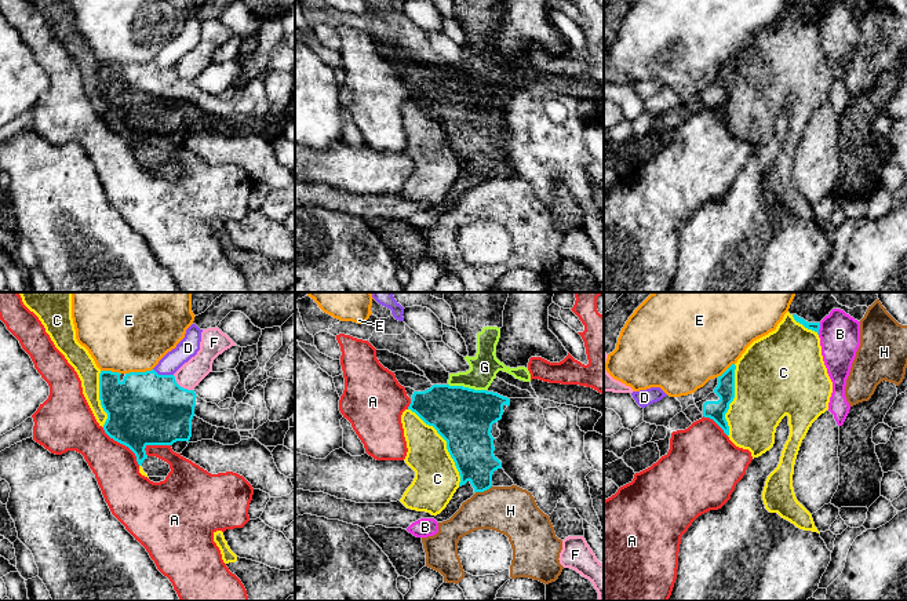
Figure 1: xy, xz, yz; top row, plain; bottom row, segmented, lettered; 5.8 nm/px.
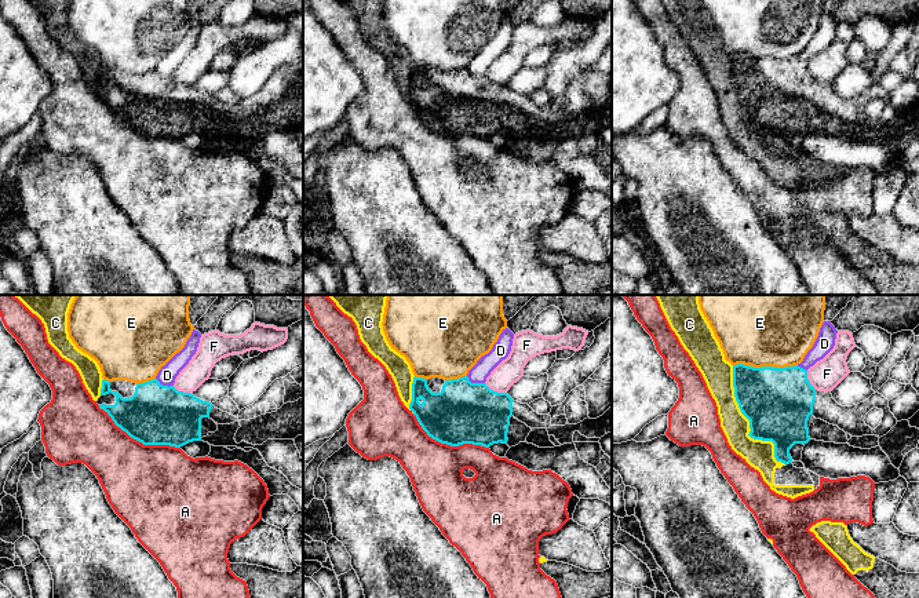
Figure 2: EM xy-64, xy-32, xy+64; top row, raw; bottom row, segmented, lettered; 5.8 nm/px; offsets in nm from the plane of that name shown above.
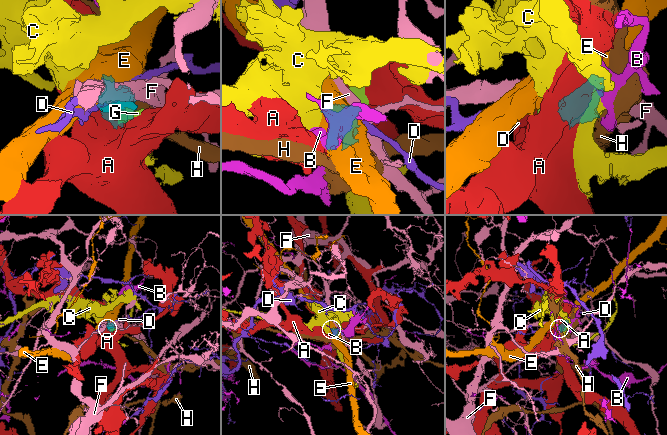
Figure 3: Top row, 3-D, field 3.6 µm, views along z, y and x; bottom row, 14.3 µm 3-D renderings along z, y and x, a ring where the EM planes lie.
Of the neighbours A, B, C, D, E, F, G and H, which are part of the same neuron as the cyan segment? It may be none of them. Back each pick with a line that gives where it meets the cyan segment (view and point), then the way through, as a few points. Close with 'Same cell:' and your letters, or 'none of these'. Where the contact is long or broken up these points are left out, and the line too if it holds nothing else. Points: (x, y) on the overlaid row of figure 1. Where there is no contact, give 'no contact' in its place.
G: meets cyan in xz at (467, 388); runs through xz (463, 416), (467, 388), (481, 374), (484, 367)
Same cell: G

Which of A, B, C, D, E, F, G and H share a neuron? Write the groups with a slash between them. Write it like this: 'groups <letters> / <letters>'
groups A / B / C / D / E / F / G / H

